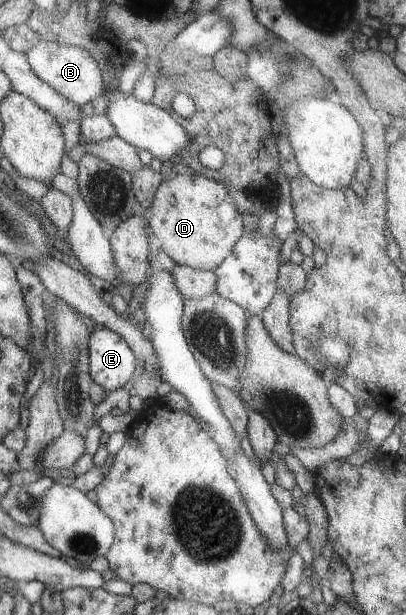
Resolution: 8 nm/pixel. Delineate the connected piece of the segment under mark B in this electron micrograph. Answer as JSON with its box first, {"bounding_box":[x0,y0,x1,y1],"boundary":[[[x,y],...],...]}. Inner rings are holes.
{"bounding_box":[28,40,104,106],"boundary":[[[42,40],[34,45],[28,53],[28,61],[32,71],[45,81],[52,89],[56,89],[67,101],[82,106],[92,101],[104,91],[104,76],[100,71],[100,63],[94,53],[86,47],[69,46],[56,42]]]}

